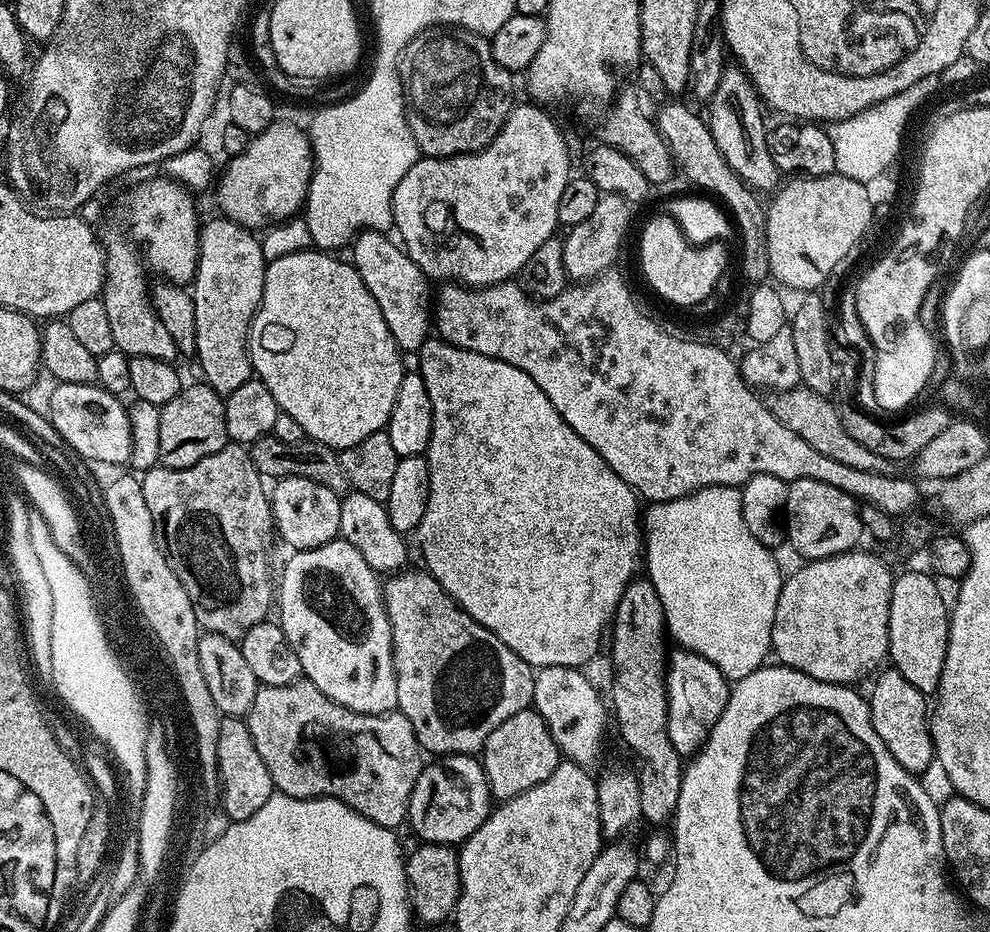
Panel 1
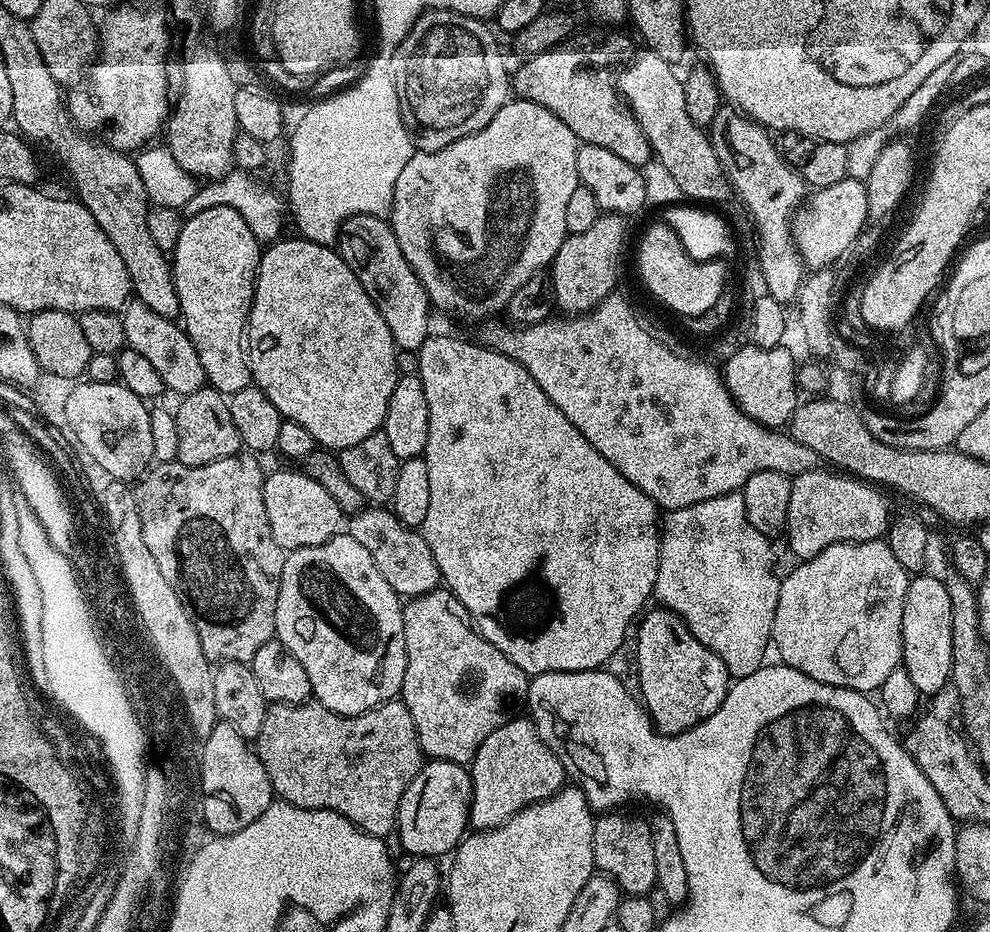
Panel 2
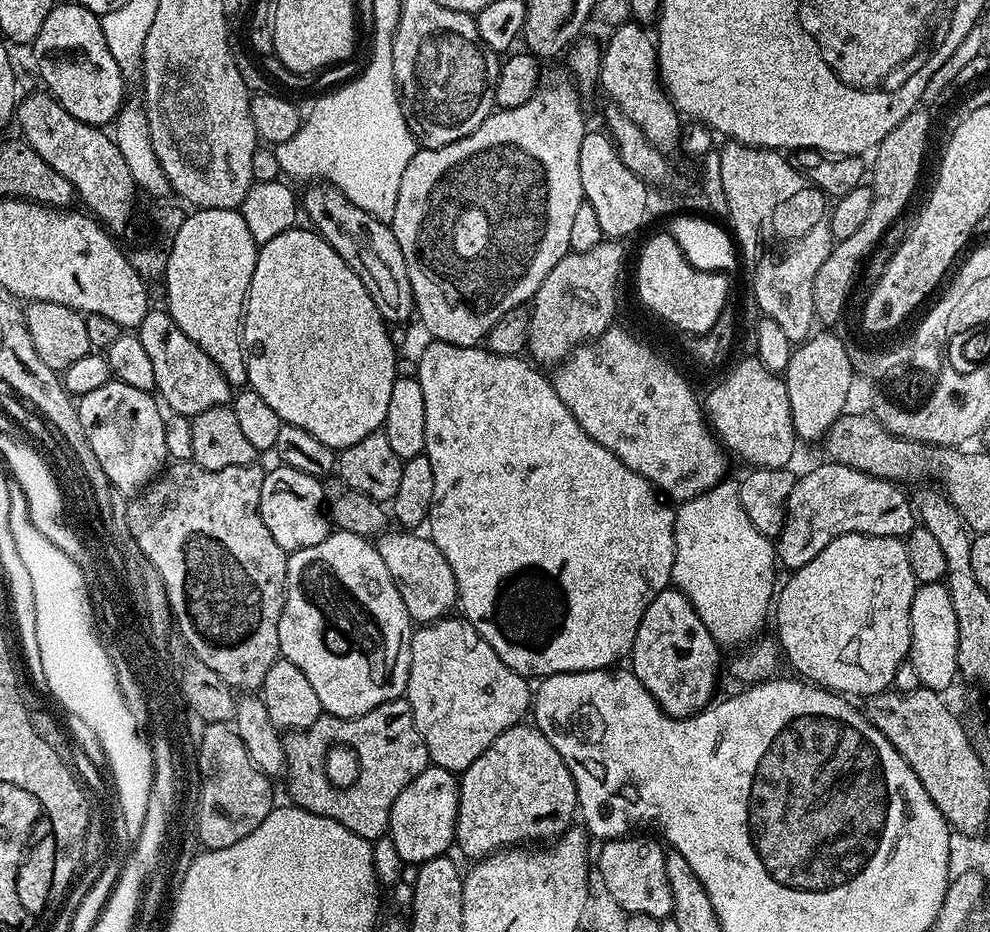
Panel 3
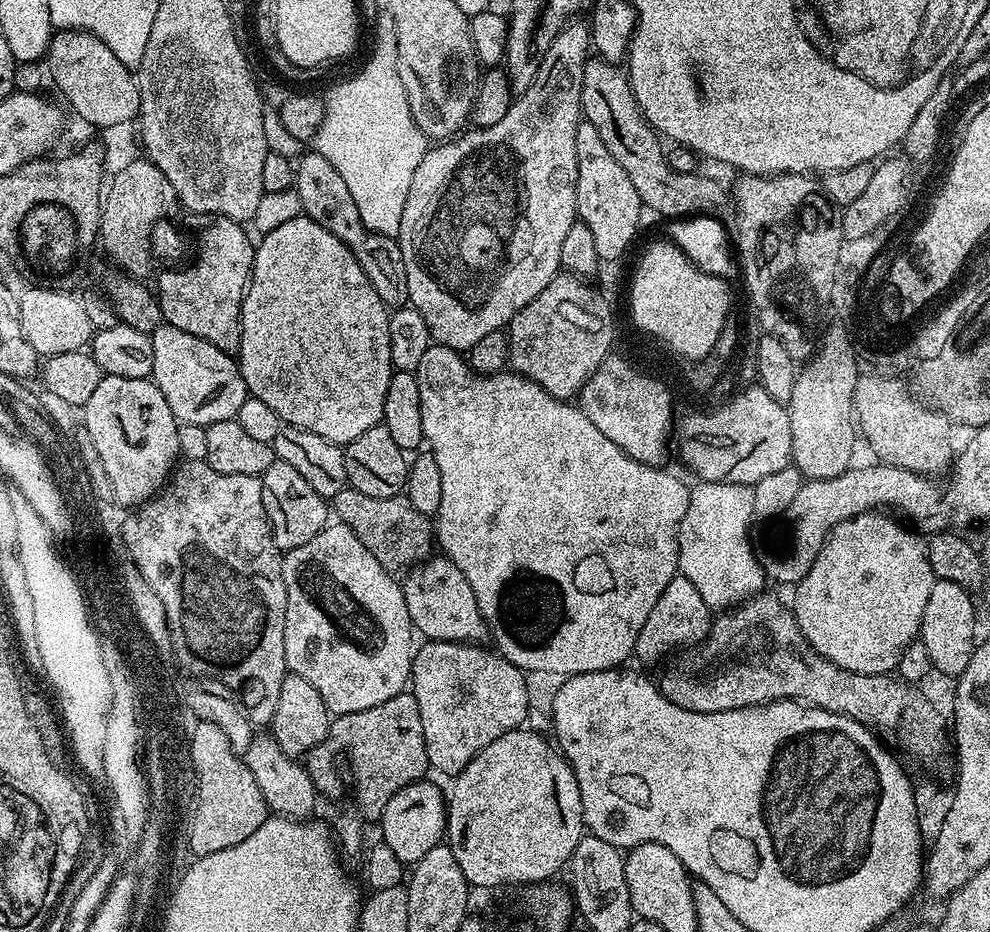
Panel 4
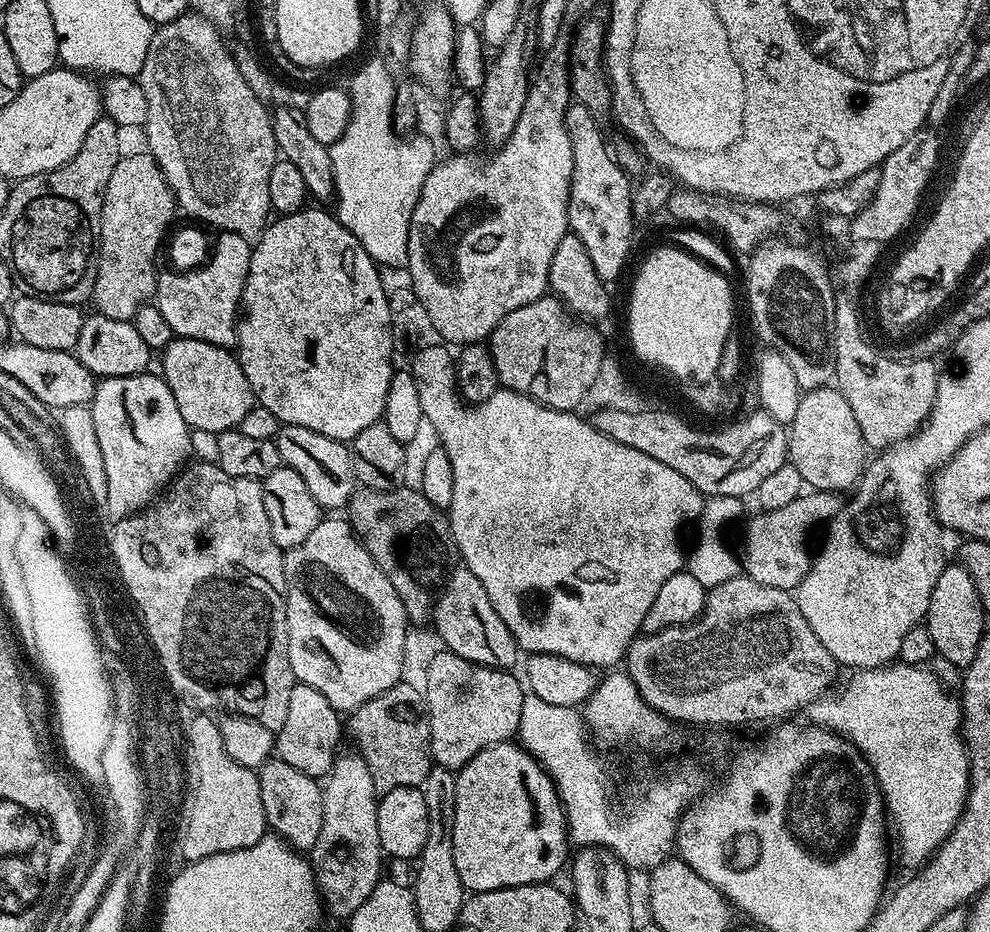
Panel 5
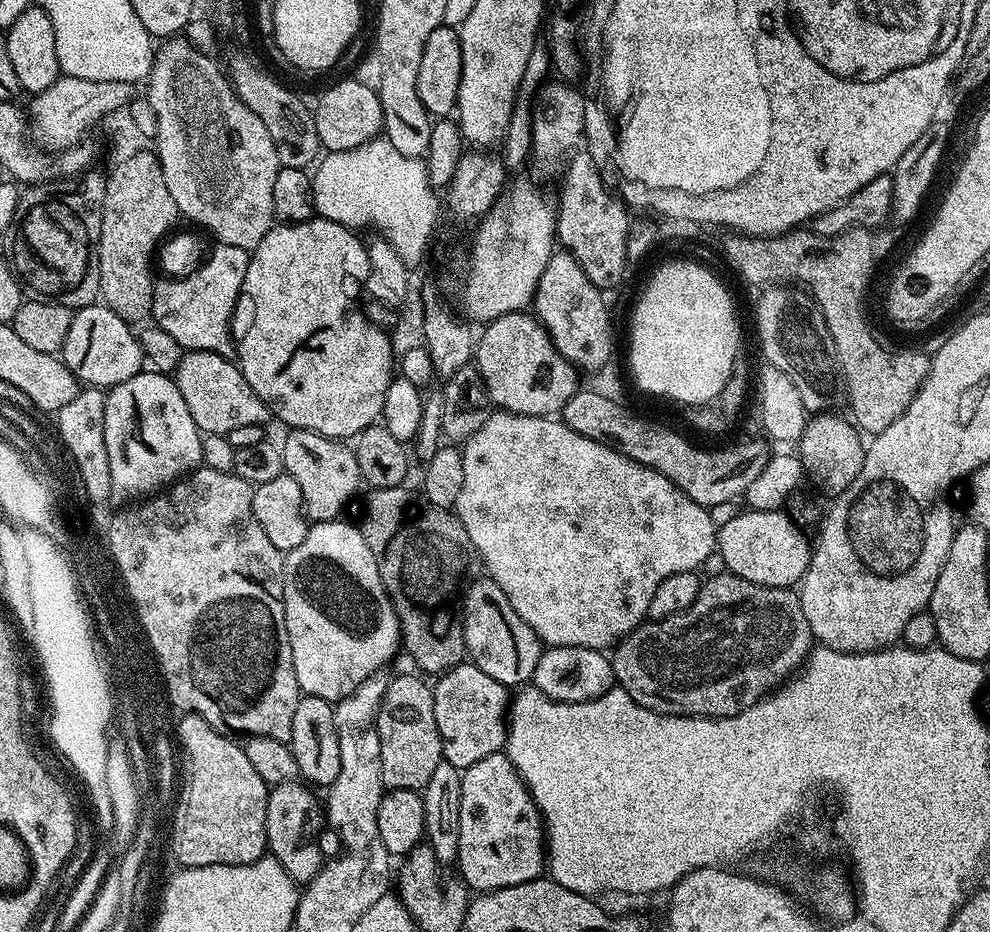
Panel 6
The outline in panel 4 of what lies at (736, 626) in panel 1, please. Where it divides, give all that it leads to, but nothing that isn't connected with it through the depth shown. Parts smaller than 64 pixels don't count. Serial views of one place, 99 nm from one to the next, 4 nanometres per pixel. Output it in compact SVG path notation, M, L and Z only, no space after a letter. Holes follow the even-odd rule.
M700 482L695 486L688 493L686 514L680 523L679 575L690 578L708 608L731 610L752 599L766 584L764 565L748 537L748 527L754 524L754 490L750 484L726 482Z

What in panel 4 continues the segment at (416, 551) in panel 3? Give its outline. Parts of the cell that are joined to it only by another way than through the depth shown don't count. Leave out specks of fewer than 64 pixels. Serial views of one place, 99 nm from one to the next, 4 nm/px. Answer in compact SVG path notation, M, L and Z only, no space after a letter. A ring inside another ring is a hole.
M436 554L427 562L409 571L403 577L402 587L406 598L406 610L410 610L410 622L417 633L424 635L425 641L445 640L459 644L480 644L489 639L488 627L478 610L478 598L474 598L474 590L470 590L470 582L466 582L466 574L454 566L454 562L443 554Z

